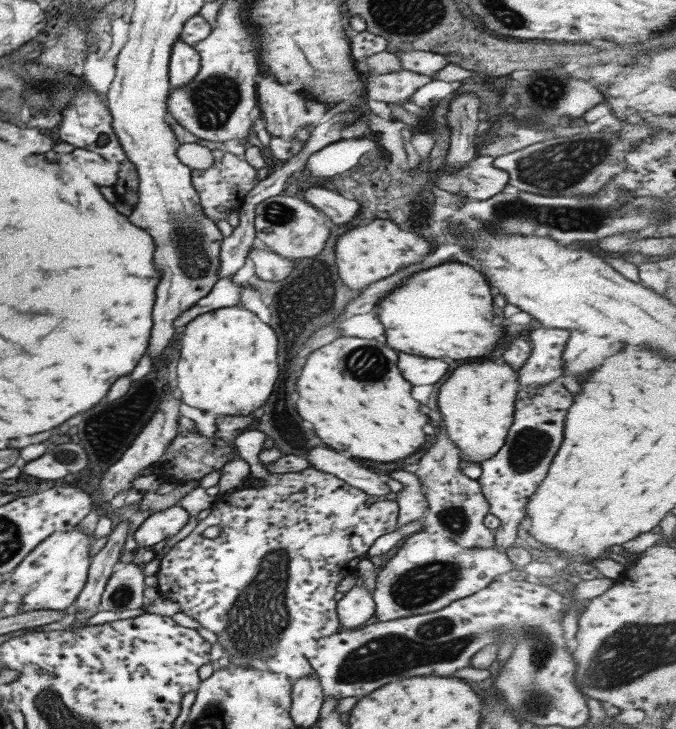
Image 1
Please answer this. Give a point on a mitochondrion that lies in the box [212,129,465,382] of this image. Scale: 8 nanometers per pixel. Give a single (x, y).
(298, 303)

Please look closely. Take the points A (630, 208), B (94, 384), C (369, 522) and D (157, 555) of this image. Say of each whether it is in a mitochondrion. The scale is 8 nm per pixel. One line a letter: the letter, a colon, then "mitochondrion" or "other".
A: mitochondrion
B: other
C: other
D: other

